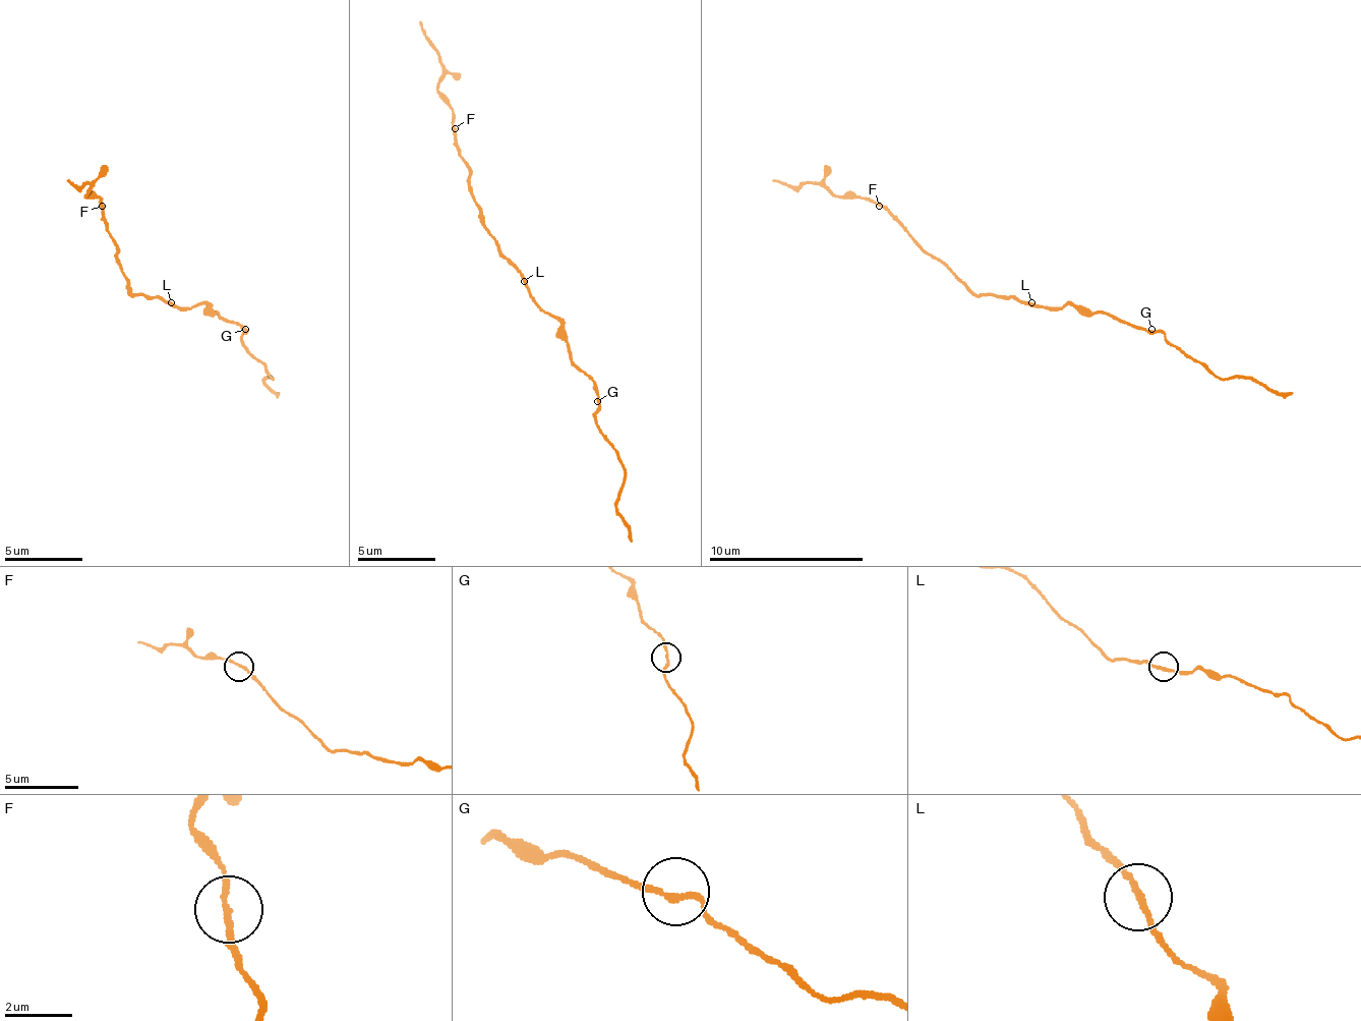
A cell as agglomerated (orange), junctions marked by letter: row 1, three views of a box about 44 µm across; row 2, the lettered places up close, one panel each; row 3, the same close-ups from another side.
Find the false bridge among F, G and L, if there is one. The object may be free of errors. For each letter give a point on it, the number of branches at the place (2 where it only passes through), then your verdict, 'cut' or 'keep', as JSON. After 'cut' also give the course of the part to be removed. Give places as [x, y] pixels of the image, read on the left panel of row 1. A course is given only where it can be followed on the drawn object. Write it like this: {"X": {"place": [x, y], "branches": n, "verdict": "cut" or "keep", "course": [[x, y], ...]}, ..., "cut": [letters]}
{"F": {"place": [102, 206], "branches": 2, "verdict": "keep"}, "G": {"place": [245, 329], "branches": 2, "verdict": "keep"}, "L": {"place": [171, 302], "branches": 2, "verdict": "keep"}, "cut": []}

